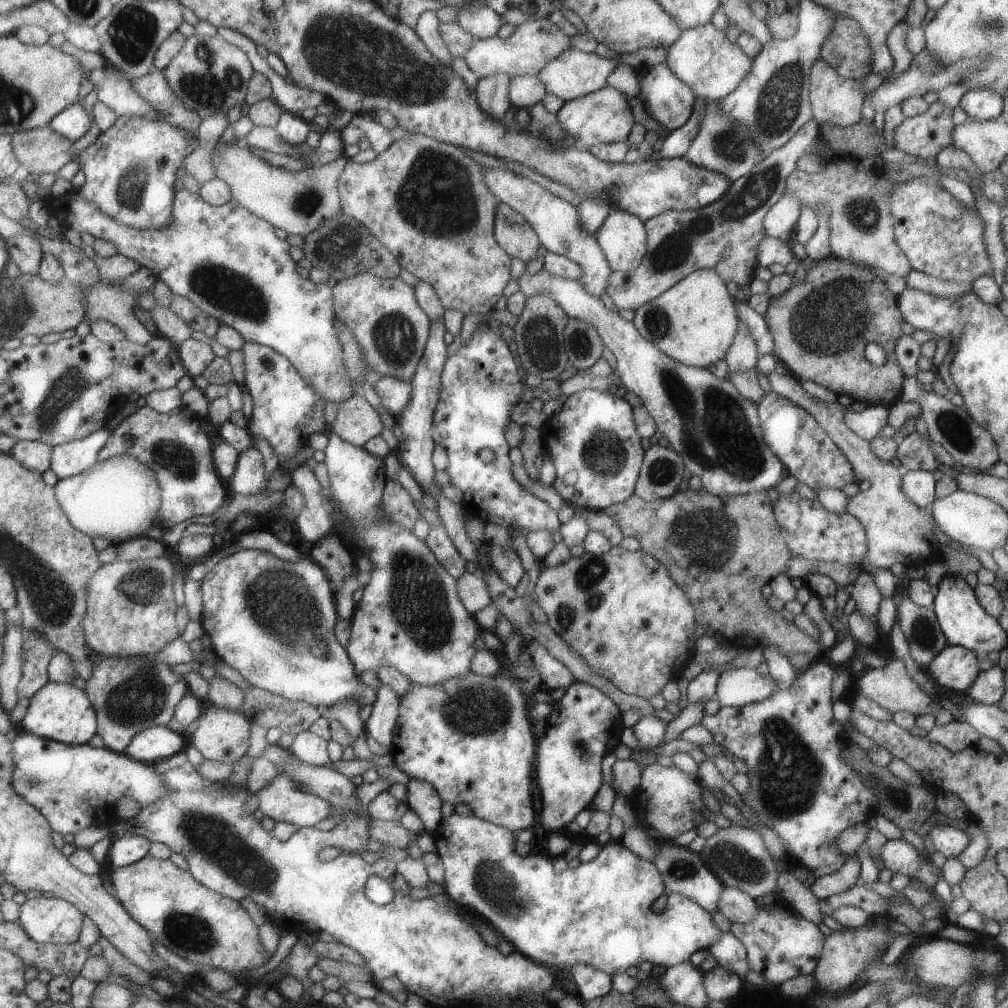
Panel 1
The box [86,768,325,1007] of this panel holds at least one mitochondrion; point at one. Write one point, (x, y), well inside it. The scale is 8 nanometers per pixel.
(212, 837)

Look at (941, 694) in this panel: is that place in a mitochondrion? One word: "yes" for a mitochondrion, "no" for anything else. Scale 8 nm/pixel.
no

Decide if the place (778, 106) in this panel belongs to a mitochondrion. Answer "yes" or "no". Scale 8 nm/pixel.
yes

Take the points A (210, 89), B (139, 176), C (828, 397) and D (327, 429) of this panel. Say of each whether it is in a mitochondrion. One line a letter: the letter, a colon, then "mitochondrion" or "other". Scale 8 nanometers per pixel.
A: mitochondrion
B: mitochondrion
C: other
D: other

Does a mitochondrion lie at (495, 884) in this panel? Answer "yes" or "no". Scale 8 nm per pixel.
yes

